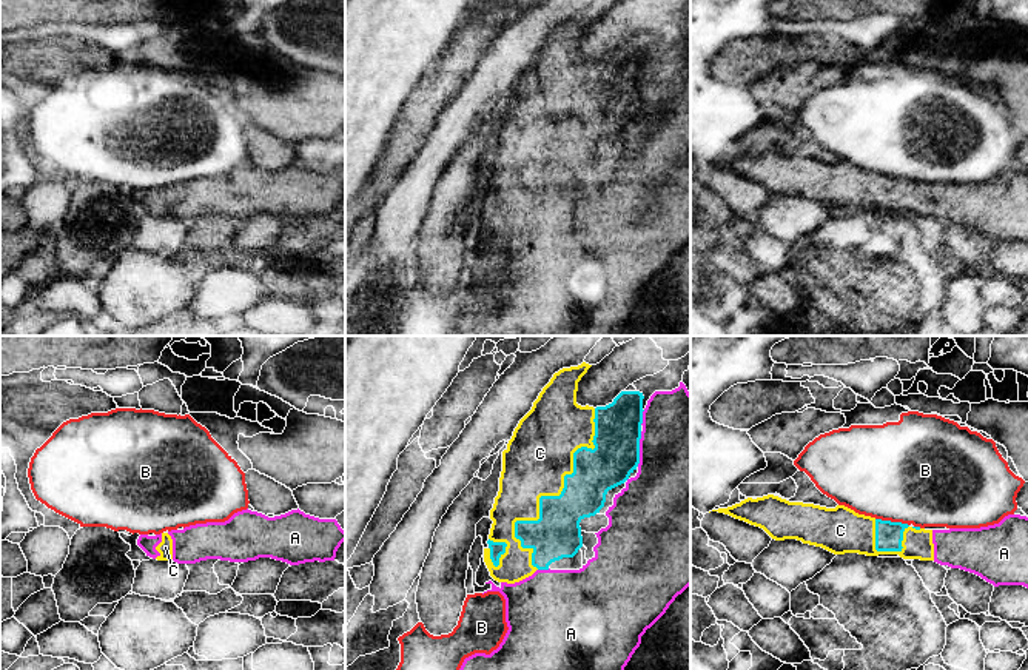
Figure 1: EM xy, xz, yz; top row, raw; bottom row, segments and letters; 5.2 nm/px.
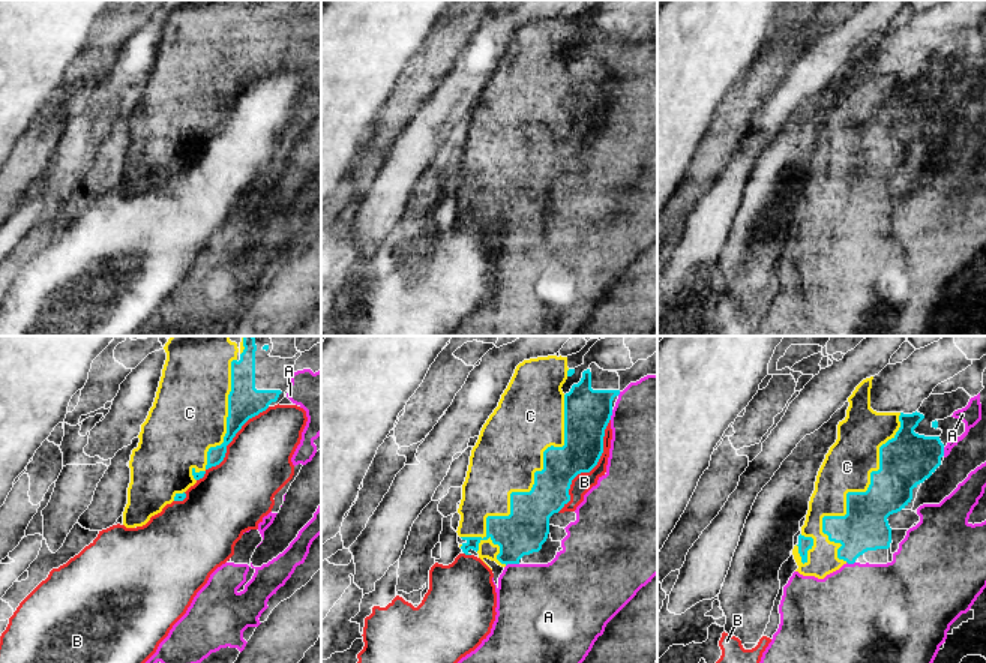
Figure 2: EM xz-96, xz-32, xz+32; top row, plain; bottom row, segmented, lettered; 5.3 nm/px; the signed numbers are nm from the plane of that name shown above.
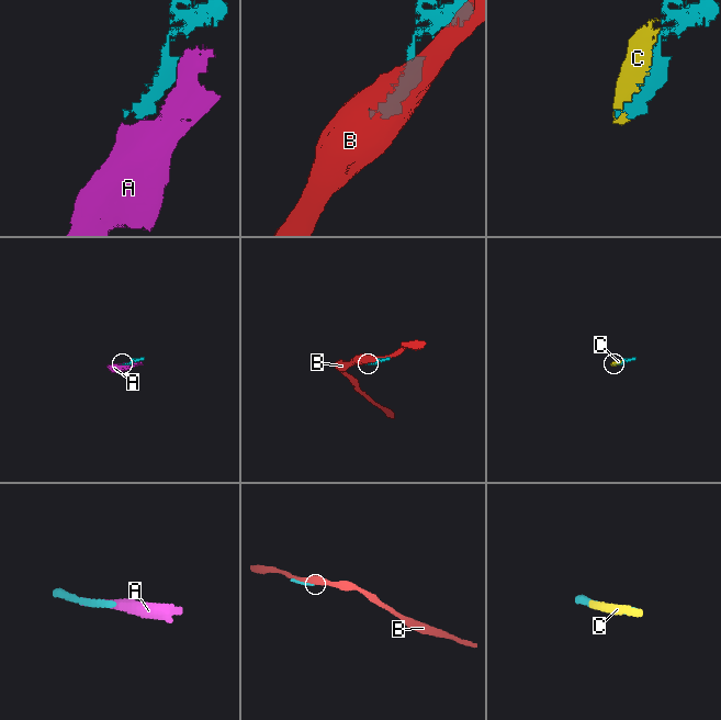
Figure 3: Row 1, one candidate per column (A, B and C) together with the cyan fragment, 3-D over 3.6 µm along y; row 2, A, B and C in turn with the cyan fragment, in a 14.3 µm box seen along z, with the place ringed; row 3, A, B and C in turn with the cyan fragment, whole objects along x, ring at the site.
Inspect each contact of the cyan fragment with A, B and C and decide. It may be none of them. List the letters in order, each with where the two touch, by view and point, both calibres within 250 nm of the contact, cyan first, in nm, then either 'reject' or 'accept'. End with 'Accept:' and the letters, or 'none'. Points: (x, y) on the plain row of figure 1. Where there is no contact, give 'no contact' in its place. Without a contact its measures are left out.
A: xz (638, 103) | 240/500 nm | accept
B: yz (893, 177) | 140/480 nm | reject
C: xz (552, 151) | 240/340 nm | accept
Accept: A, C

